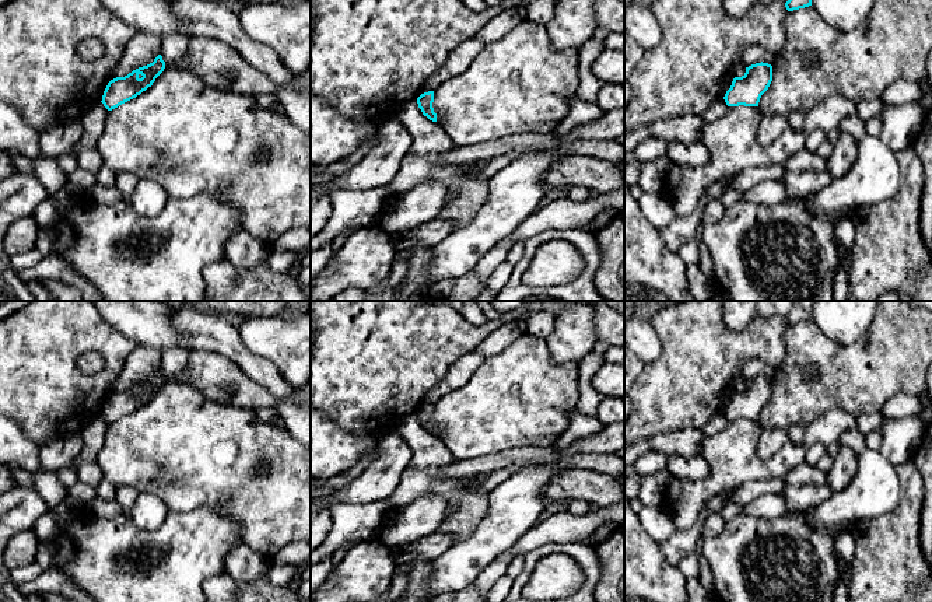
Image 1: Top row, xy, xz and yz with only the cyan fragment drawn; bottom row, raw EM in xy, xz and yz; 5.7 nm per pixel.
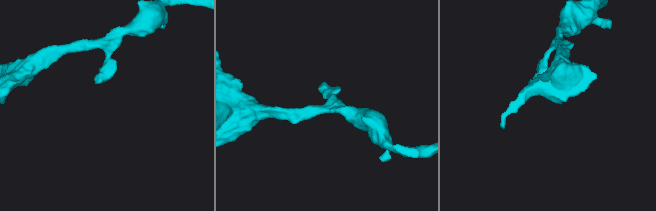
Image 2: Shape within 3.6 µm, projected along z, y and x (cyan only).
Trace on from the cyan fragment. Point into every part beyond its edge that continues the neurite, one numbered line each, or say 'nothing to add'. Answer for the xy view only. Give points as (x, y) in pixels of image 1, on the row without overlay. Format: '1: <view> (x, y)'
nothing to add

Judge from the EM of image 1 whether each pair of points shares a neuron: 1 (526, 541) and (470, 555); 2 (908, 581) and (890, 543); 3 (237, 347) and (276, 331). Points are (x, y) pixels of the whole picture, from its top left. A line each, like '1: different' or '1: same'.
1: different
2: same
3: different

